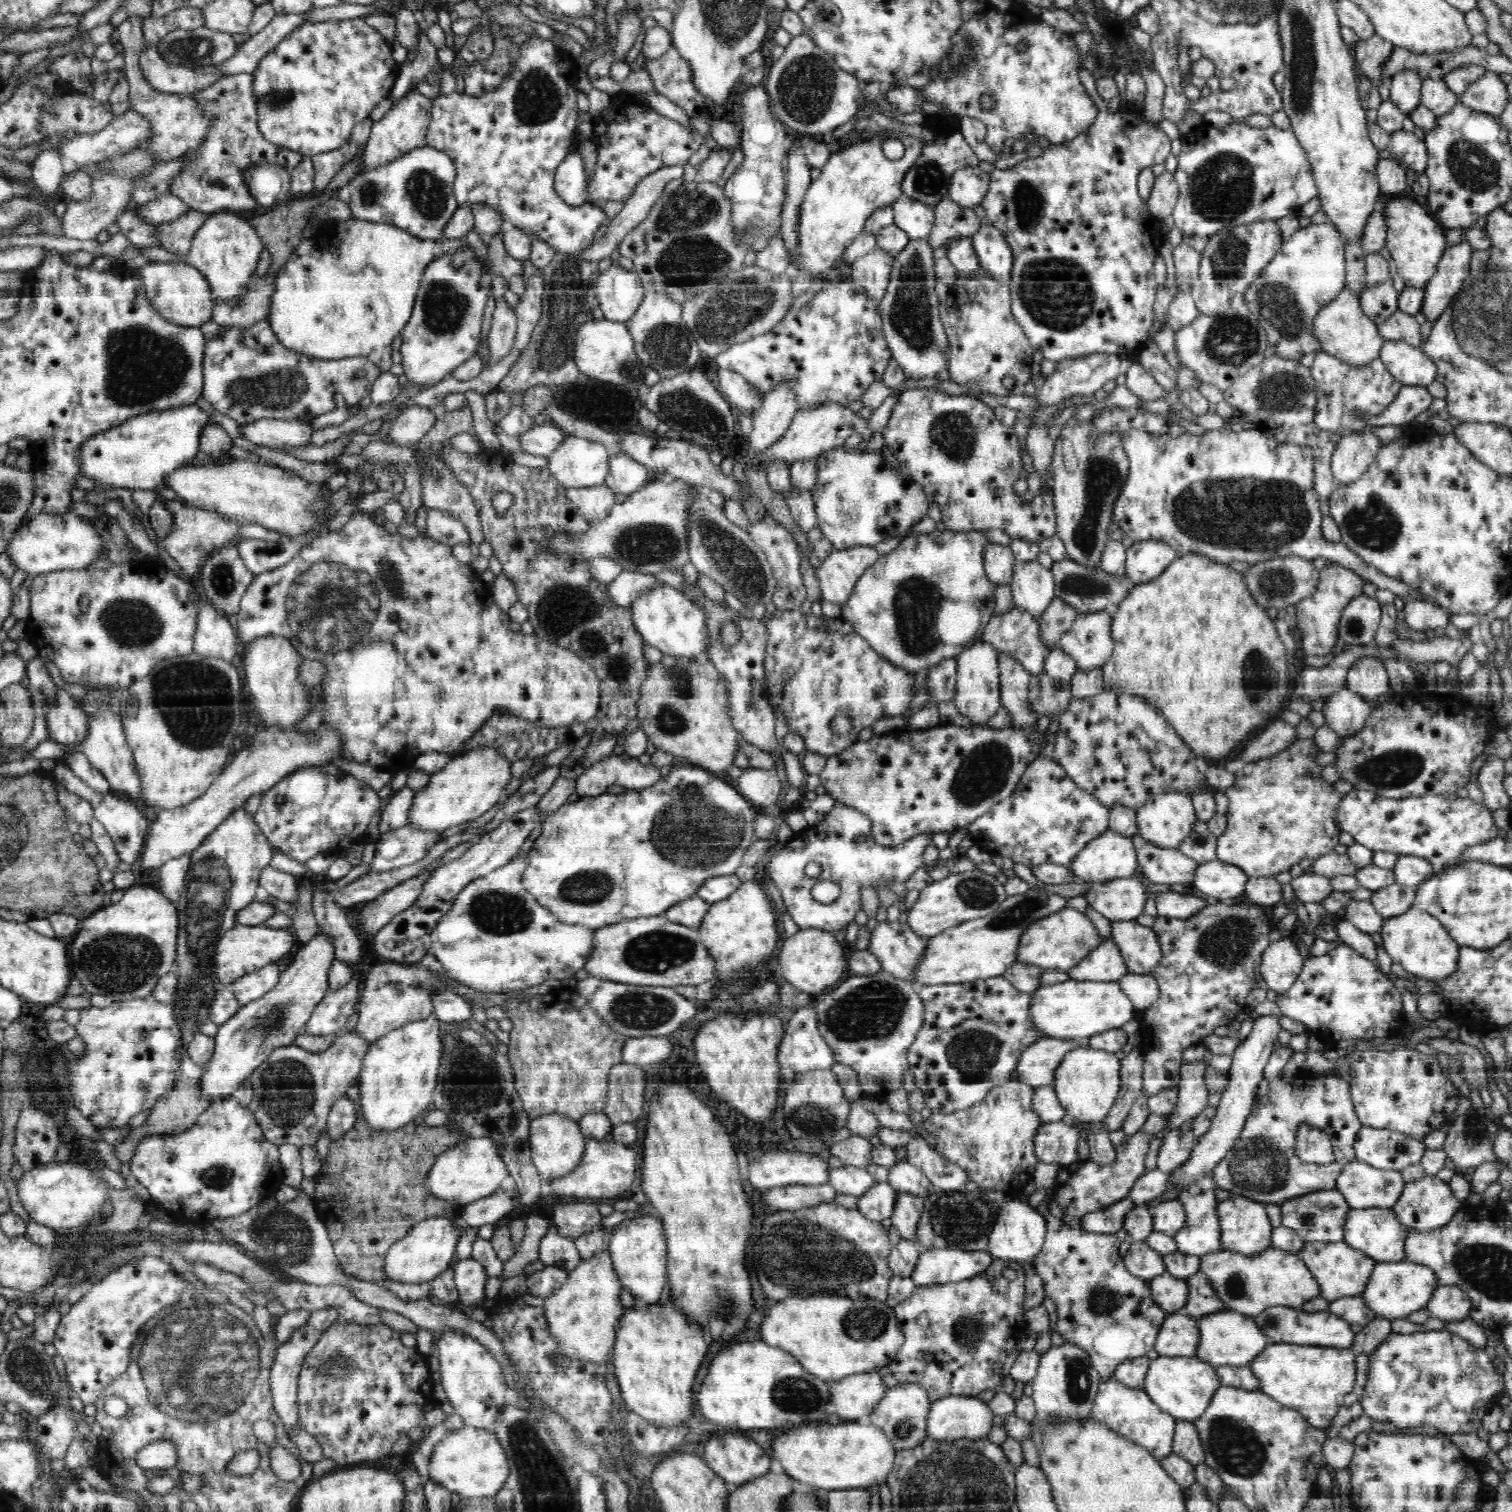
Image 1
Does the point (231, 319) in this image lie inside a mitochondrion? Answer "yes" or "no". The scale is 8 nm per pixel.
no

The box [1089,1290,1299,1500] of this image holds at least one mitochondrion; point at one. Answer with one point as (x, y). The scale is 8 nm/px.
(1237, 1448)

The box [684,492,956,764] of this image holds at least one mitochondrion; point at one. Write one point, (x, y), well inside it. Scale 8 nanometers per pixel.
(733, 559)

